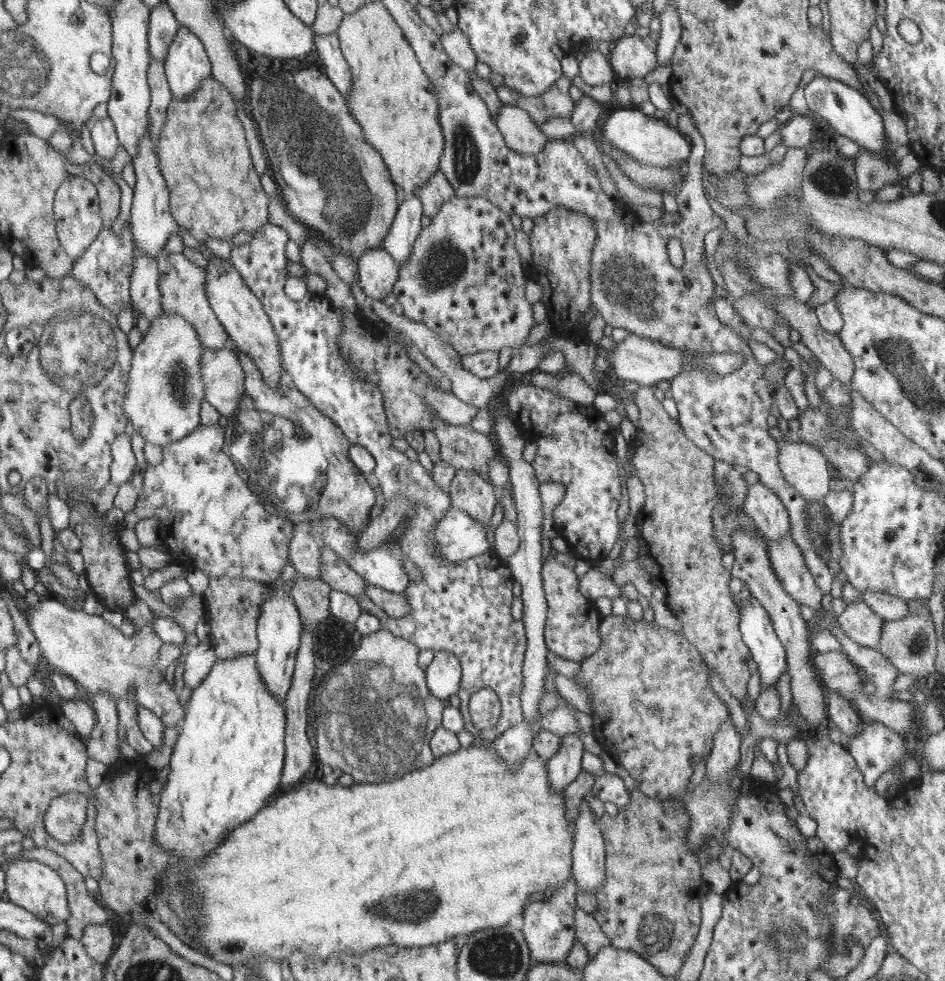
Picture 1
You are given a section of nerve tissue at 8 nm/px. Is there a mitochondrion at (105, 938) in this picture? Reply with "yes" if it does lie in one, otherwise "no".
no

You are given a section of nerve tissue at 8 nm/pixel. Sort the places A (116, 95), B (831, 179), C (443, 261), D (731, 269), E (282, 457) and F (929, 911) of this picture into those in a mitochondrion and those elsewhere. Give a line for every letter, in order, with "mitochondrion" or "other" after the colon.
A: other
B: mitochondrion
C: mitochondrion
D: mitochondrion
E: mitochondrion
F: other

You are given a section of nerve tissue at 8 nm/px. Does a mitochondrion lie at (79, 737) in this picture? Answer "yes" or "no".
no

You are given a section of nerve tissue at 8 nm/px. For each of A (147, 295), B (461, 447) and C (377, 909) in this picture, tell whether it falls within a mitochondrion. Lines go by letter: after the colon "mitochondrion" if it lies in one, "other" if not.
A: other
B: other
C: mitochondrion

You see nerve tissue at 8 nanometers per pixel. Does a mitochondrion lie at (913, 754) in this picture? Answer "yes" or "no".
no

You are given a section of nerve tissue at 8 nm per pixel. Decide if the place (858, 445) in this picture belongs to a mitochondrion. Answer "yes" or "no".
no

